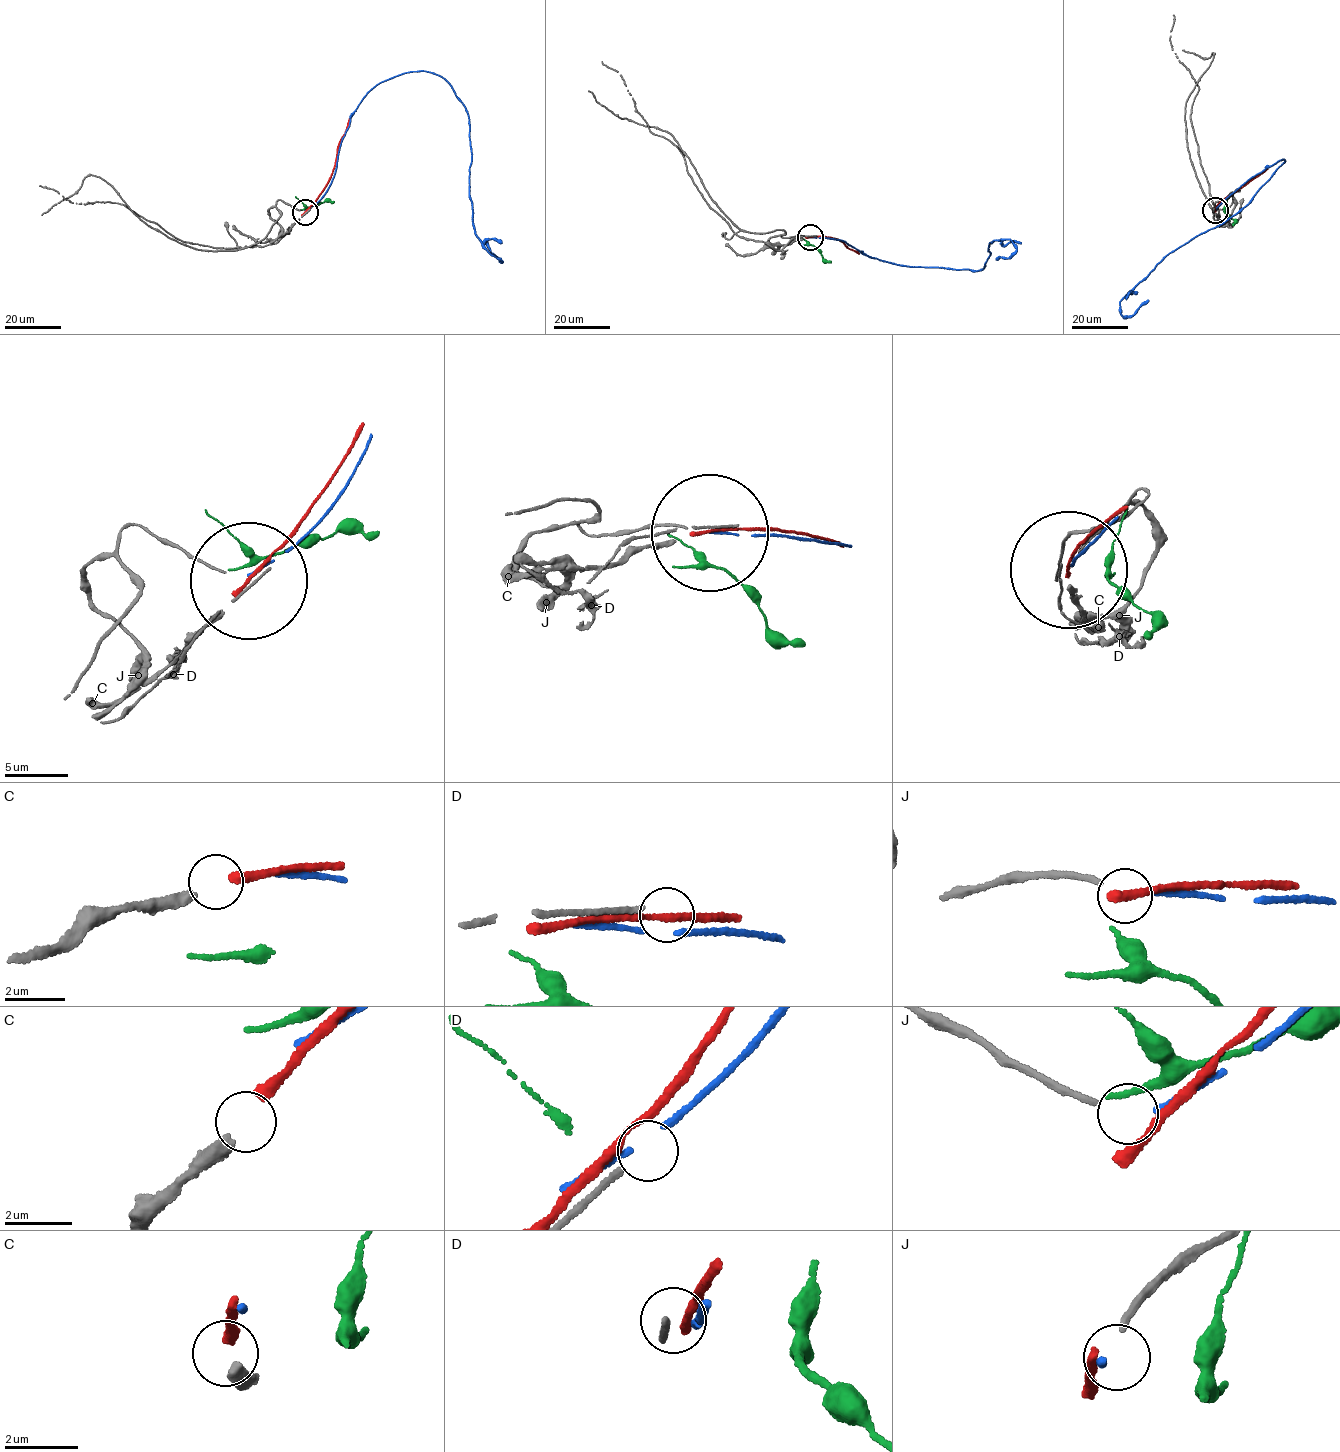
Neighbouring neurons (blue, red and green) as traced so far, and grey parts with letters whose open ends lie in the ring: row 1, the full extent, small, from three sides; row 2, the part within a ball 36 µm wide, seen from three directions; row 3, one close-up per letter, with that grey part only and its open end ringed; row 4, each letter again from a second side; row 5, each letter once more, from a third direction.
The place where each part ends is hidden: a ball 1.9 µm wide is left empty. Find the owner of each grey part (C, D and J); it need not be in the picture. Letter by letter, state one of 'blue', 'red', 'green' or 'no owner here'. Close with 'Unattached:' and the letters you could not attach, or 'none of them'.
C: red
D: no owner here
J: blue
Unattached: D

